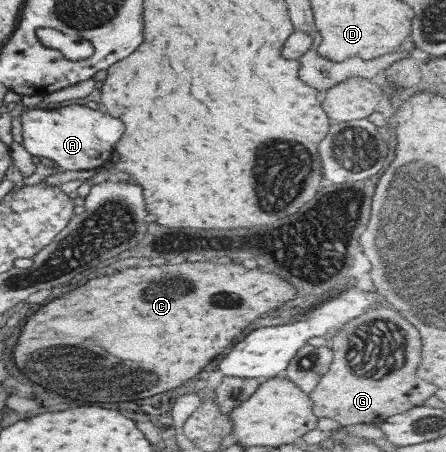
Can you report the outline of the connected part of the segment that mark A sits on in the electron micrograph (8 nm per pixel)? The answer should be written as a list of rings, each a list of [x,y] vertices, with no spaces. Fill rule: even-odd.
[[[71,104],[57,109],[28,109],[20,116],[23,148],[30,156],[43,156],[57,164],[60,170],[91,170],[104,166],[110,160],[115,143],[123,134],[123,124],[103,112],[99,106]]]

